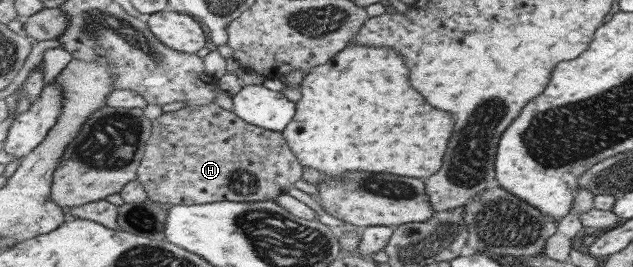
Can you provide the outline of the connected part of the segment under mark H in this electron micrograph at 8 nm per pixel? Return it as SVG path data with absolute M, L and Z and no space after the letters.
M215 103L184 106L164 113L153 120L153 134L148 140L138 179L153 201L171 205L184 203L266 202L292 190L302 178L301 159L294 154L289 142L280 132L253 126L233 110L224 110Z

